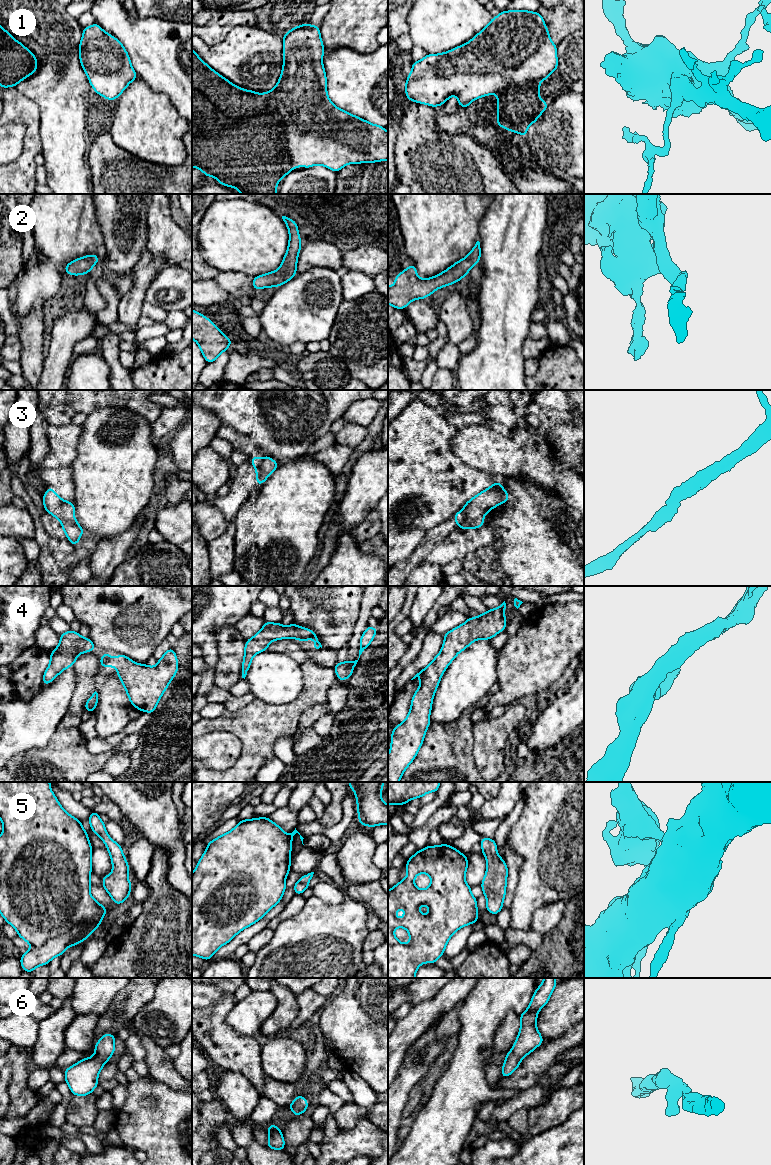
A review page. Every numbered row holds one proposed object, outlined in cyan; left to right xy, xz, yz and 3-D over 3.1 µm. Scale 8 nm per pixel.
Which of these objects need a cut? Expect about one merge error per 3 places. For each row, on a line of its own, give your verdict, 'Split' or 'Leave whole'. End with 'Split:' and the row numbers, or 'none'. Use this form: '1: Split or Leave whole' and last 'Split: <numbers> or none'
1: Leave whole
2: Leave whole
3: Leave whole
4: Leave whole
5: Leave whole
6: Leave whole
Split: none

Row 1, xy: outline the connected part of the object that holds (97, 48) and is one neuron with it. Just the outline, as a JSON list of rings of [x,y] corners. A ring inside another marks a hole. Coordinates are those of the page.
[[[96,22],[83,28],[82,39],[79,43],[79,59],[93,90],[107,100],[116,100],[138,77],[123,44],[105,32]]]

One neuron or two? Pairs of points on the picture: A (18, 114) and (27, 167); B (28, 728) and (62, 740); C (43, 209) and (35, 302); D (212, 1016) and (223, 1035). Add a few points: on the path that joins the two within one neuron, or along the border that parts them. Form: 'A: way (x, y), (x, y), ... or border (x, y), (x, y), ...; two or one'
A: way (30, 127), (30, 150), (28, 154); one
B: border (63, 716), (51, 737); two
C: way (50, 232), (50, 271), (44, 279); one
D: way (212, 1021), (212, 1024), (218, 1030); one

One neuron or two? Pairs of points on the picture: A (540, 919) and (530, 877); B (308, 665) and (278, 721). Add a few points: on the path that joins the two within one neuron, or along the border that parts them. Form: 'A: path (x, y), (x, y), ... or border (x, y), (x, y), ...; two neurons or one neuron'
A: border (560, 899), (546, 903), (534, 912), (530, 930); two neurons
B: path (309, 680), (309, 694), (293, 710); one neuron

